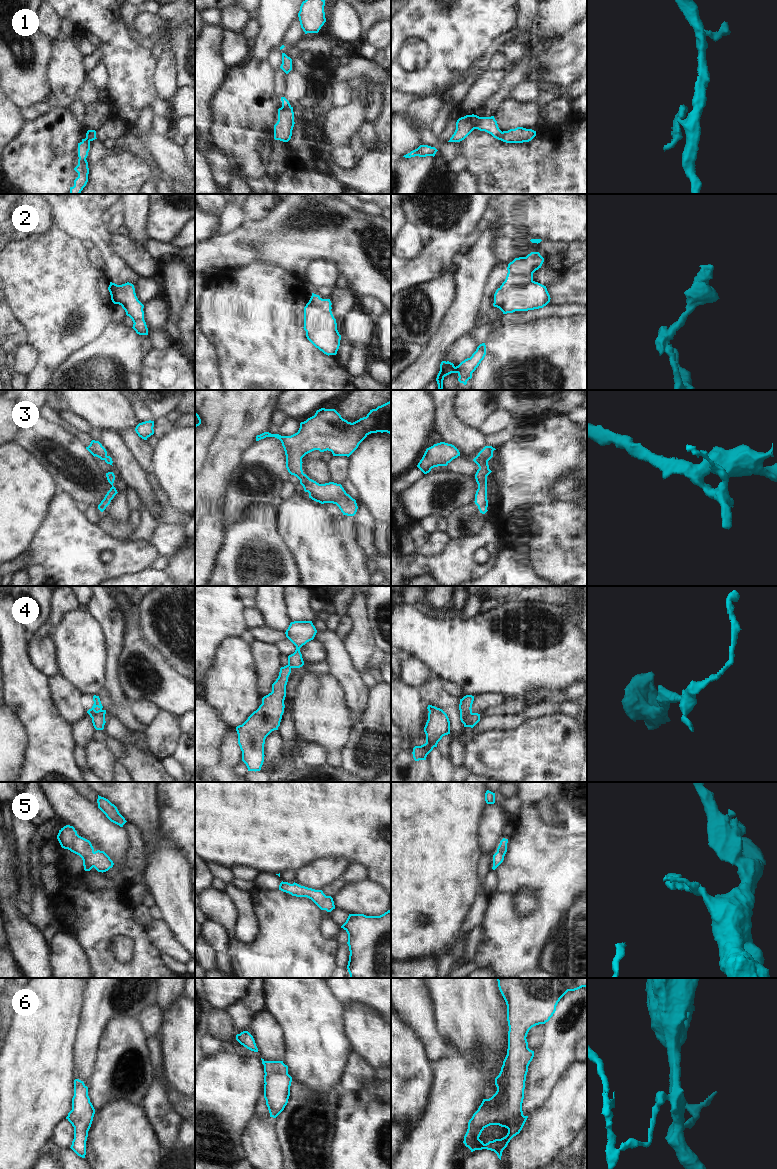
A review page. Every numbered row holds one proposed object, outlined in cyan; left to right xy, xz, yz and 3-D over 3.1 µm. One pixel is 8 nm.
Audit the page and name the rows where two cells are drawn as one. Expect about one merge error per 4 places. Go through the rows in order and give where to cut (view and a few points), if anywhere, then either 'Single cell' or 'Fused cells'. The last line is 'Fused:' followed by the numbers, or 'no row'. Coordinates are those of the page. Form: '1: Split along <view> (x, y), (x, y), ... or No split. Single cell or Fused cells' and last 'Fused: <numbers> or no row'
1: Split along xz (290, 106), (287, 108), (281, 107). Fused cells
2: No split. Single cell
3: No split. Single cell
4: No split. Single cell
5: No split. Single cell
6: No split. Single cell
Fused: 1.

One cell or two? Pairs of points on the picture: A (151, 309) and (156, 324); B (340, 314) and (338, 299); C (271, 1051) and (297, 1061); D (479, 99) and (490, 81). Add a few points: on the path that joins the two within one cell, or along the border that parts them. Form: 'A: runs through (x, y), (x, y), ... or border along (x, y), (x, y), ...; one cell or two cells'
A: runs through (155, 313), (156, 320); one cell
B: runs through (340, 310), (340, 303); one cell
C: border along (283, 1032), (285, 1055), (282, 1060); two cells
D: runs through (479, 95), (487, 85); one cell

